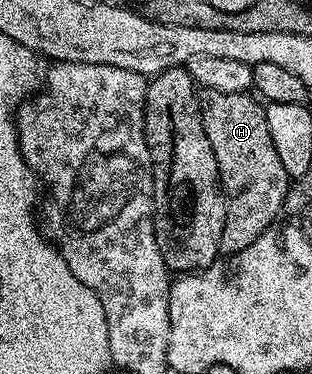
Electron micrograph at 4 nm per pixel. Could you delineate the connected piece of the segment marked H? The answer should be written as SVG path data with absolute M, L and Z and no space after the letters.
M207 91L200 99L200 111L206 140L210 140L214 160L218 160L220 185L228 199L220 253L224 256L237 254L242 248L254 244L254 240L279 219L276 217L281 217L290 179L286 168L282 168L282 160L278 160L274 140L270 140L264 106L251 93Z

